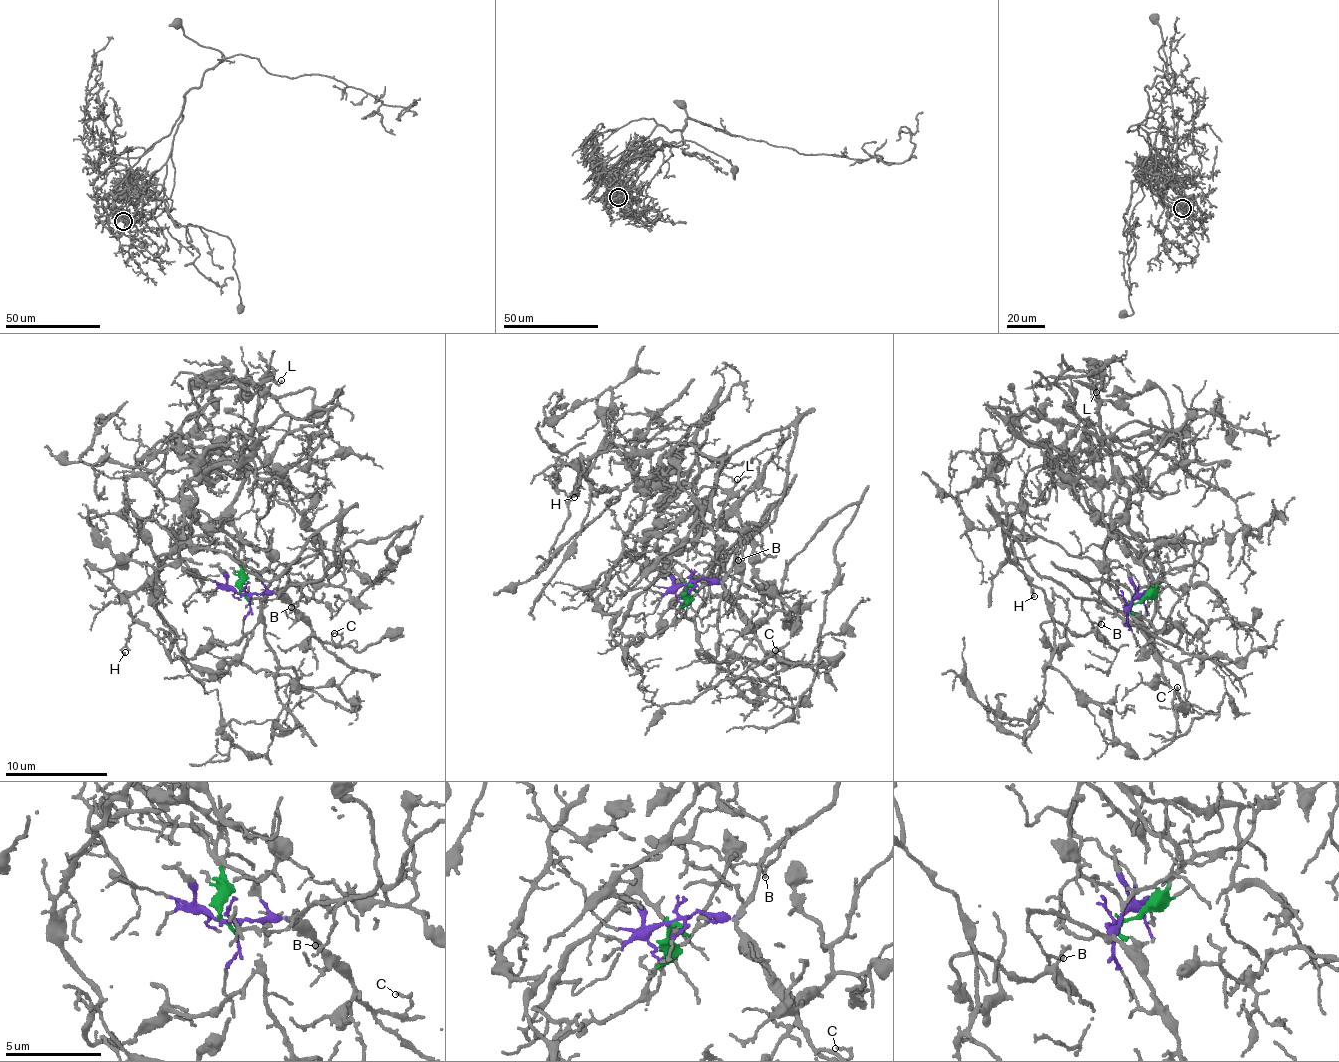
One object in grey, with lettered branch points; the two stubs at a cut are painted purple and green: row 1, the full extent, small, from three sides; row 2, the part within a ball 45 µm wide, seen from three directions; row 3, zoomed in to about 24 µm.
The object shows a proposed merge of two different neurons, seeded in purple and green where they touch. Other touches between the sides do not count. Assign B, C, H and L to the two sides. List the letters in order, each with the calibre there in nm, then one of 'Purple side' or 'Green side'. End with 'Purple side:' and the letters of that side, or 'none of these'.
B: Thickness 170 nm. Purple side
C: Thickness 130 nm. Purple side
H: Thickness 130 nm. Purple side
L: Thickness 100 nm. Green side
Purple side: B, C, H

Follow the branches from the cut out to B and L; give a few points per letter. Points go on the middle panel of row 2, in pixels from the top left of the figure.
B: (688, 582), (721, 580), (750, 536), (738, 560)
L: (688, 585), (686, 603), (673, 552), (695, 544), (697, 513), (715, 481), (738, 479)

